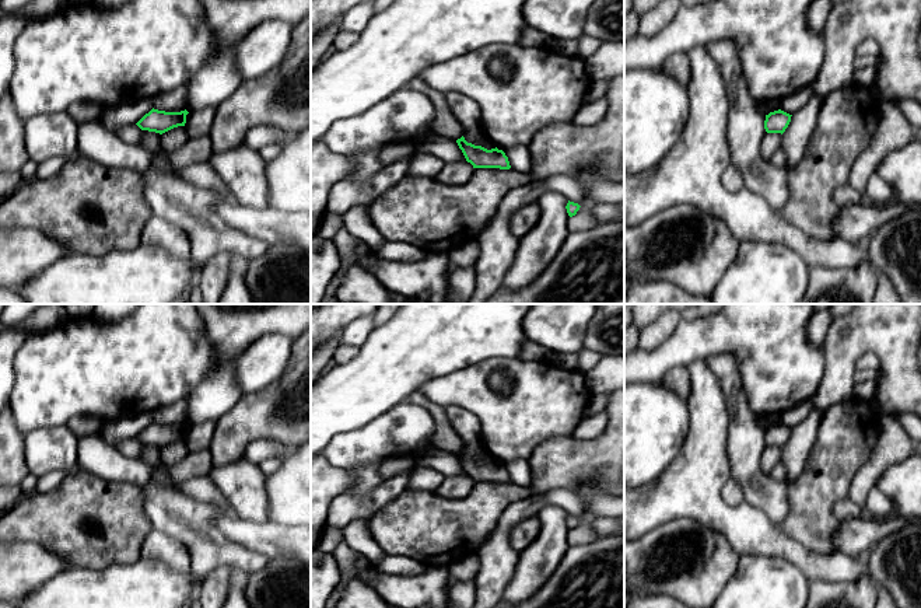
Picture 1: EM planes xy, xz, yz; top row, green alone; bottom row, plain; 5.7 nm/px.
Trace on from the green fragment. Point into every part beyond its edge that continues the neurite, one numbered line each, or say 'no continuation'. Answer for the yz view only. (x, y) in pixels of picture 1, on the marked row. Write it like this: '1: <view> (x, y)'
no continuation

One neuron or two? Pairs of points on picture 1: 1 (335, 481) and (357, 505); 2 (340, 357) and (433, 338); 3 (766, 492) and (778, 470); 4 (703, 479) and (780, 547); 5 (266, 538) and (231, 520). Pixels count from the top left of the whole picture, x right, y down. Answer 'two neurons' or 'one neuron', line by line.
1: two neurons
2: two neurons
3: two neurons
4: one neuron
5: one neuron

